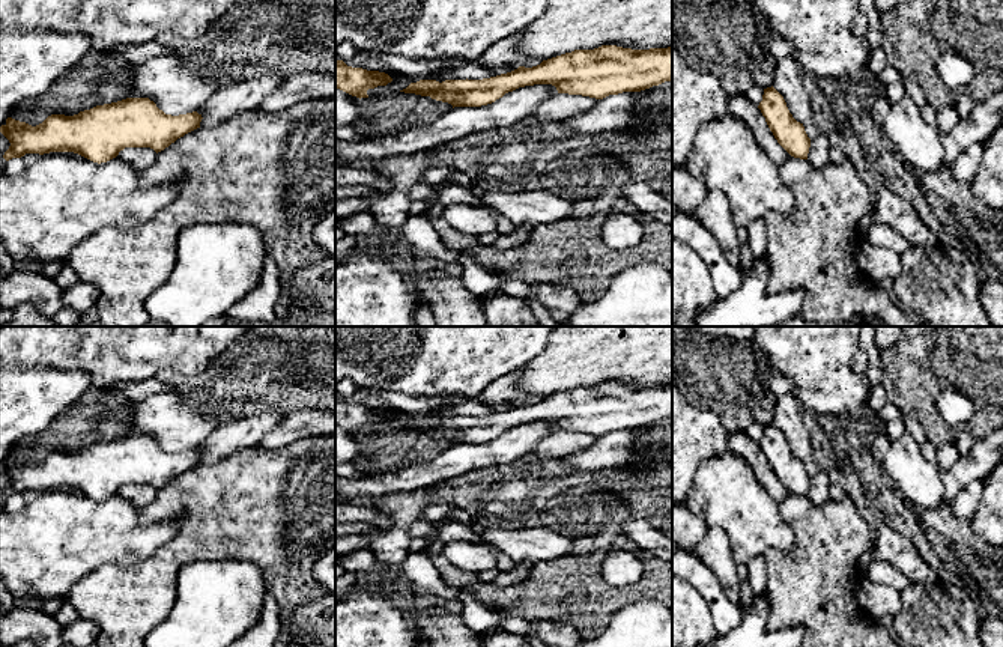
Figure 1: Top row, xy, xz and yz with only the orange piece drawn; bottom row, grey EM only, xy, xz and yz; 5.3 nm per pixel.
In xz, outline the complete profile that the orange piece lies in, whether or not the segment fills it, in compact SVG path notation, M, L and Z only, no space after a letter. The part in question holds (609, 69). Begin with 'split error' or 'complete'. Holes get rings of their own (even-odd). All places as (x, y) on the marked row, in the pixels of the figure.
complete | M601 45L483 80L420 80L400 92L430 96L454 108L487 105L508 92L534 84L552 84L558 93L603 99L623 92L641 92L665 81L672 81L672 47L632 50Z

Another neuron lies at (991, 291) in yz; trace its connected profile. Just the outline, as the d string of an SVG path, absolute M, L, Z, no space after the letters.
M982 277L980 302L991 327L1003 327L1003 283Z

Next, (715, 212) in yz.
M708 190L693 217L714 235L728 262L740 268L741 245L726 196L720 190Z

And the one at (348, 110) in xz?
M335 87L335 128L353 126L361 117L359 98Z

